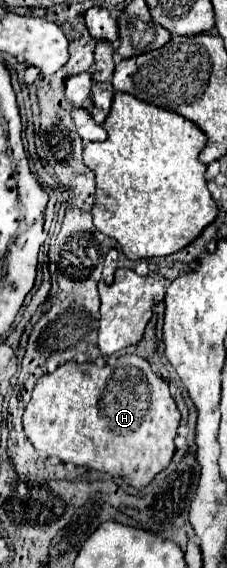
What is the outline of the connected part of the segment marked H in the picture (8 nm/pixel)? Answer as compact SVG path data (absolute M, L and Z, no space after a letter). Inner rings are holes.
M121 355L113 365L105 365L103 369L99 369L95 363L65 363L53 373L43 375L37 381L31 401L25 407L23 429L37 451L55 455L63 463L73 463L121 477L127 485L143 489L171 463L175 455L173 441L177 435L179 419L181 413L169 393L167 383L153 373L151 365L139 355Z

